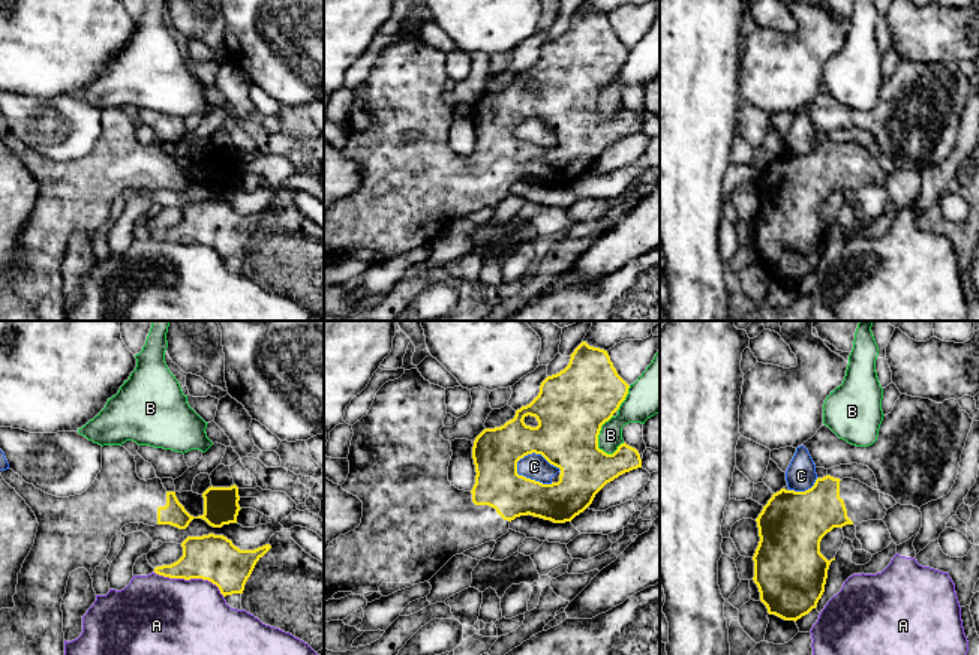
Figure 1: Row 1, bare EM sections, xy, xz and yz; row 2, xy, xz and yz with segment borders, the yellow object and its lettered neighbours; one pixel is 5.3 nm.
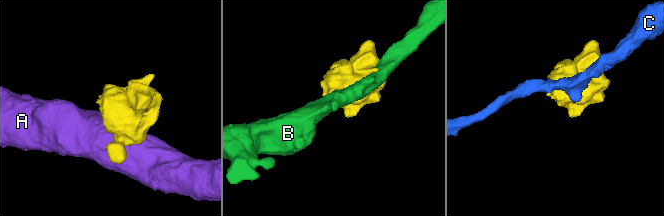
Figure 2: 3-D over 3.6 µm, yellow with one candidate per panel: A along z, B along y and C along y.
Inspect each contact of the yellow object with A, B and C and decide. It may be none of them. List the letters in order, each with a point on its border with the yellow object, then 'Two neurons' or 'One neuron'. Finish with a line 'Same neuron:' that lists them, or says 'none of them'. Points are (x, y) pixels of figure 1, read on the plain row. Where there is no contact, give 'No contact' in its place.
A: Touches yellow at xy (191, 242). Two neurons
B: Touches yellow at xz (597, 101). Two neurons
C: Touches yellow at xz (538, 117). Two neurons
Same neuron: none of them

